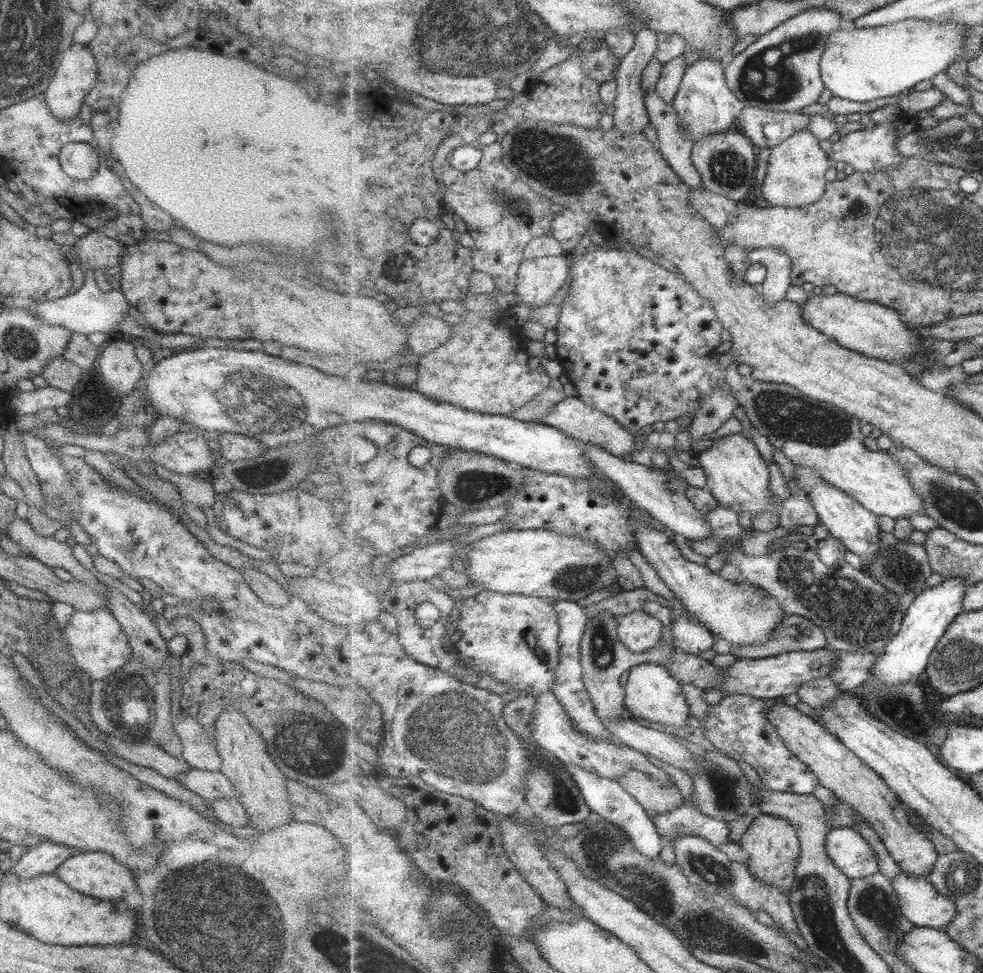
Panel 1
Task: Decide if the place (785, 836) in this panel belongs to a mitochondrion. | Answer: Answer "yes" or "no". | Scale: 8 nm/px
no

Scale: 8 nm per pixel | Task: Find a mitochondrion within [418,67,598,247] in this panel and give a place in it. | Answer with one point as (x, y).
(563, 169)

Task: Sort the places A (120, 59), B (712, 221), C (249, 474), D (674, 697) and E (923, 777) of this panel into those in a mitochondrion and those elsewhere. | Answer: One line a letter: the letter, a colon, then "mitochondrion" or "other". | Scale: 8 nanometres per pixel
A: other
B: other
C: other
D: other
E: other

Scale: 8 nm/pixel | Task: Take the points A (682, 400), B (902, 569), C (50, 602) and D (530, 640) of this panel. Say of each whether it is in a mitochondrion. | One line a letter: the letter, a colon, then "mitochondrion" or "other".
A: mitochondrion
B: mitochondrion
C: other
D: mitochondrion

